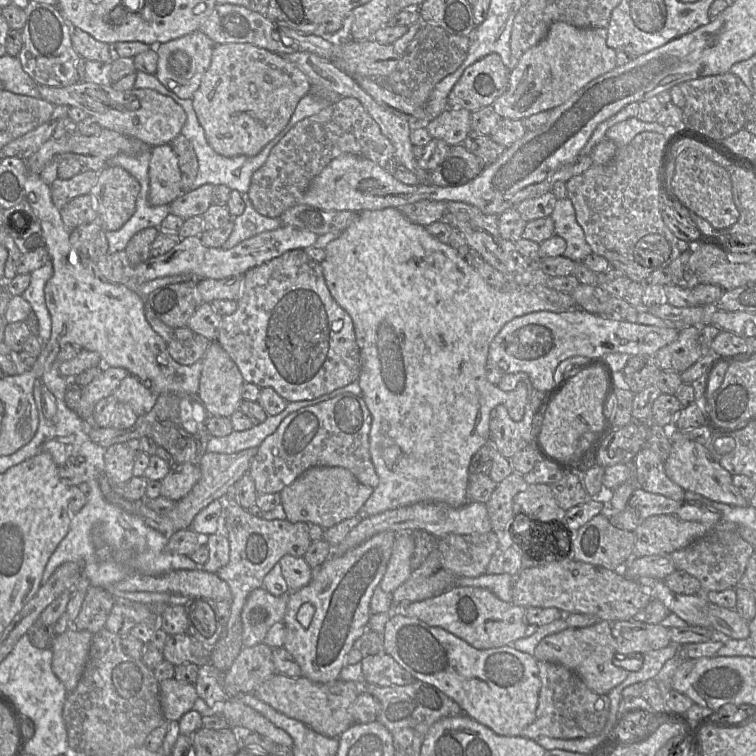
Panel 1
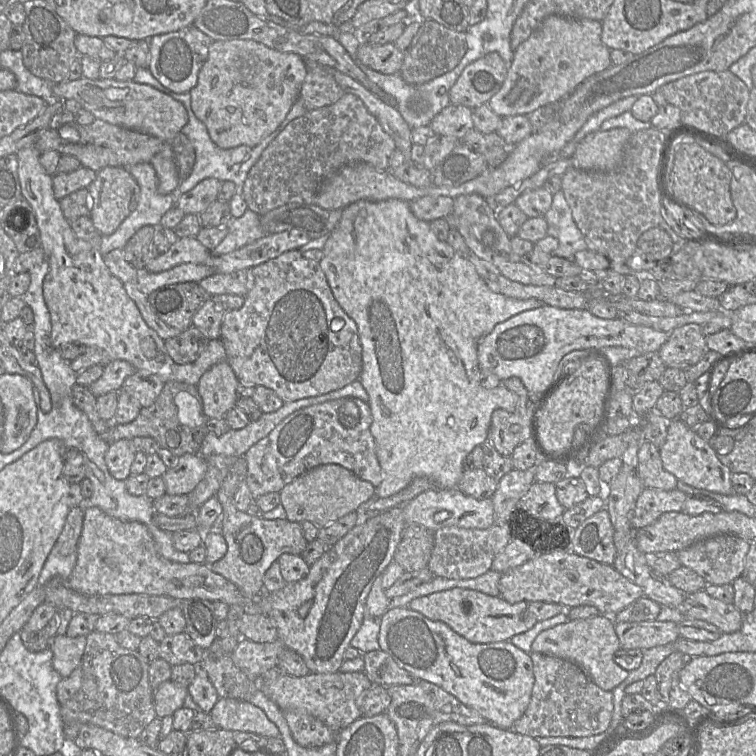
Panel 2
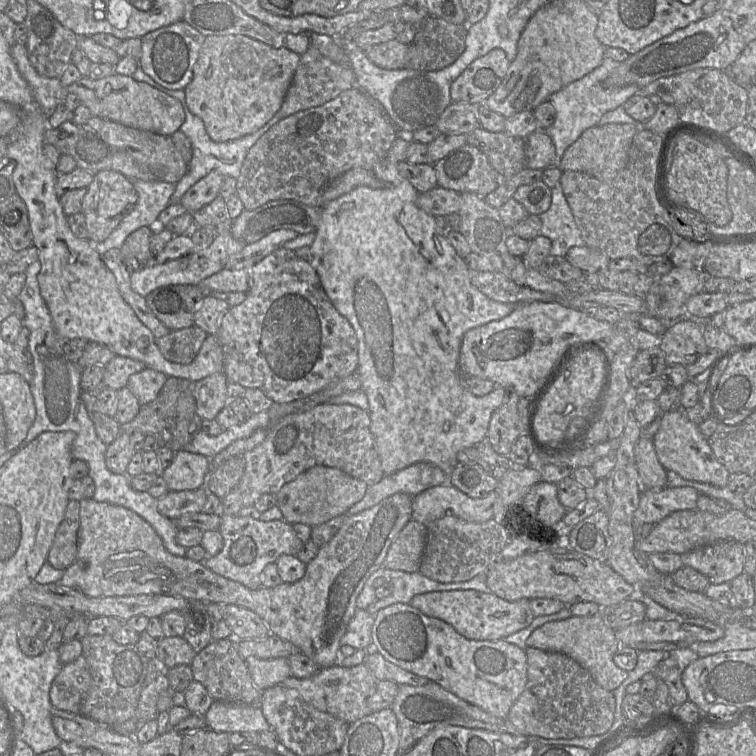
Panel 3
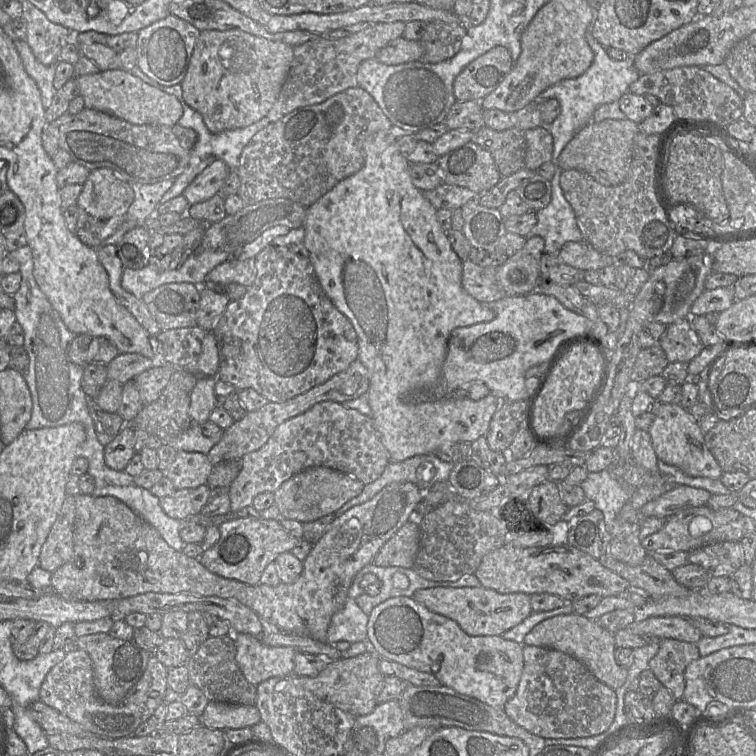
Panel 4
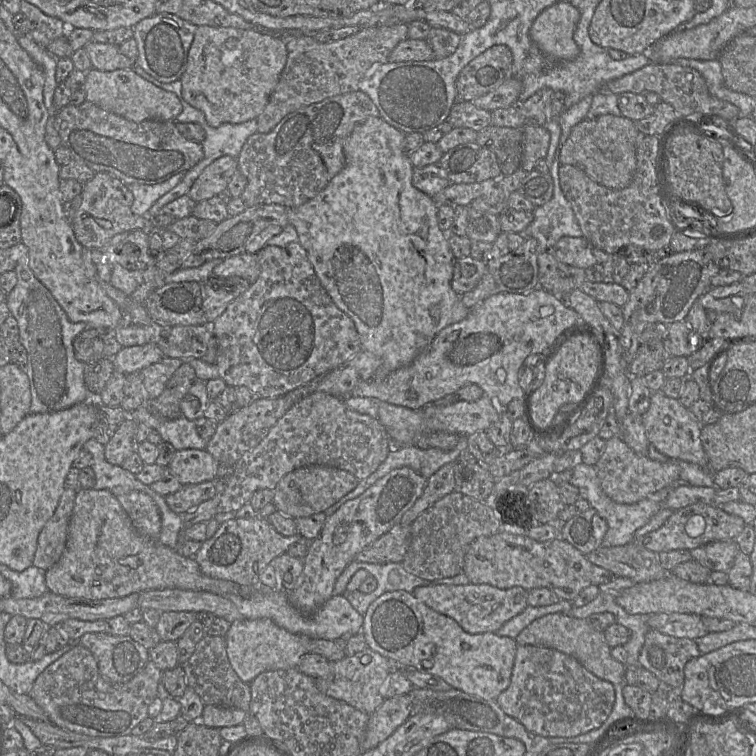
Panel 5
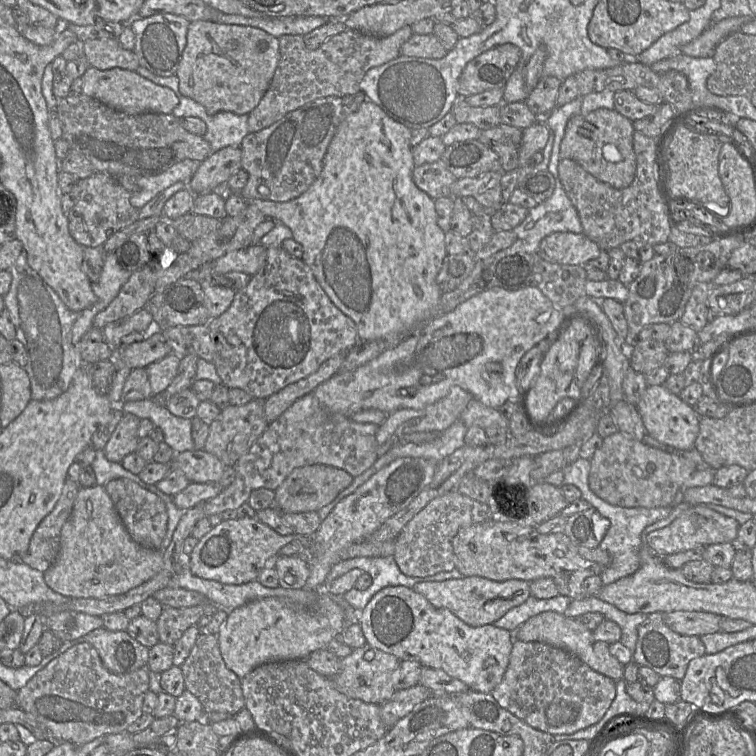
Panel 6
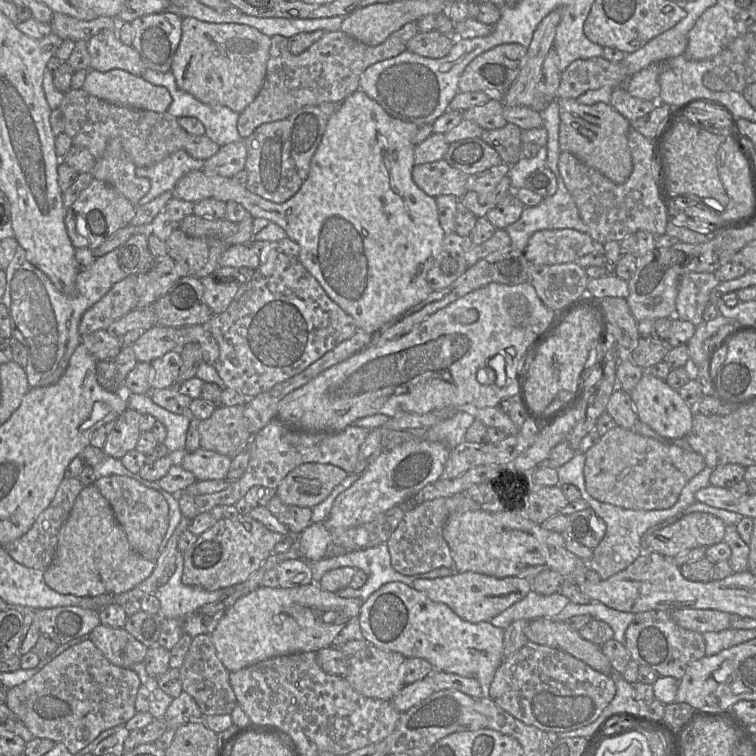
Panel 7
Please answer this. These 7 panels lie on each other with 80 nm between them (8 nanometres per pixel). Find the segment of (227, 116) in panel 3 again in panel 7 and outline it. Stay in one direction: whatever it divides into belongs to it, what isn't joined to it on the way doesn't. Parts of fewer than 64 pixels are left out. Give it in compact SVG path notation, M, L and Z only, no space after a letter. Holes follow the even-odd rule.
M194 17L182 18L182 36L171 71L179 89L210 106L225 106L241 113L259 94L266 76L271 37L258 29L238 23L209 23Z

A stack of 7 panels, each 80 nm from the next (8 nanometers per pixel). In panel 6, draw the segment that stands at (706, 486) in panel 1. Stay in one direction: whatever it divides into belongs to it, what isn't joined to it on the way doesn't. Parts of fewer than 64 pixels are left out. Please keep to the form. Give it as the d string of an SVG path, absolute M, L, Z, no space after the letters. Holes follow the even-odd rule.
M650 385L646 388L636 408L641 415L647 434L679 451L694 448L699 433L700 417L695 408L685 403L679 395L673 394L664 385Z

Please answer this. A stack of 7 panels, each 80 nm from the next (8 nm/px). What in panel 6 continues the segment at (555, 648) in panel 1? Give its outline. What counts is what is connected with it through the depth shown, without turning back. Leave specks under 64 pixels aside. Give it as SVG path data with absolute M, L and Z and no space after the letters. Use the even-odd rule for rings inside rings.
M553 611L542 612L529 618L515 631L515 639L523 642L540 642L562 649L576 655L594 671L607 676L614 681L624 678L624 666L609 652L609 645L597 640L591 630L578 619Z

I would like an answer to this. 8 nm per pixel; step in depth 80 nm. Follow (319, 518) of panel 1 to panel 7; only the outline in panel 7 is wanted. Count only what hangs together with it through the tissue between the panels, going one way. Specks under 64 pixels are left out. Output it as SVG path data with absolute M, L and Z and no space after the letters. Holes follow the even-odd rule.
M302 464L281 481L275 495L285 504L312 509L323 502L348 475L332 464Z

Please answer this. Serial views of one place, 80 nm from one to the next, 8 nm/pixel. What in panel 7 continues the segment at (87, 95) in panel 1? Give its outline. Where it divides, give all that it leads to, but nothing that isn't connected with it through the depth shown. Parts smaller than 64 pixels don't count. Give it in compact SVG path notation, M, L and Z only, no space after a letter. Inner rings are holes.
M121 69L107 72L89 70L82 89L115 105L154 112L168 111L172 102L165 87L154 85L141 76Z

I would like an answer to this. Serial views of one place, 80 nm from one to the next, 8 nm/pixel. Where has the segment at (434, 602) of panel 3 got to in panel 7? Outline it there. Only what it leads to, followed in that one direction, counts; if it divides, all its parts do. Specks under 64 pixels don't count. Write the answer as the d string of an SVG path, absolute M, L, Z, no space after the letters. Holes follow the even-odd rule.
M462 572L446 577L416 579L412 587L432 601L447 605L463 620L479 623L490 621L527 596L531 591L531 581L514 576L496 578L476 572Z

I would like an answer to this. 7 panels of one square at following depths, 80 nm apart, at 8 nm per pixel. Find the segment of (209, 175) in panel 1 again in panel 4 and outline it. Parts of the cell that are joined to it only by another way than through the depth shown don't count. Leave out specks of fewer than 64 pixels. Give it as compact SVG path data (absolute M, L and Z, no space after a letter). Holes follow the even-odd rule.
M138 66L134 67L129 72L131 72L131 74L143 80L148 85L155 87L167 94L175 96L180 101L183 107L183 115L180 118L178 124L182 127L193 129L197 133L197 136L198 136L198 140L194 148L191 150L190 160L189 160L187 168L180 176L178 176L175 179L174 185L162 197L160 204L166 203L180 195L183 195L183 192L185 191L185 189L194 181L194 179L216 160L224 161L226 165L228 166L228 168L230 169L230 171L237 171L239 164L240 164L241 154L244 148L246 147L246 145L250 142L250 140L256 133L264 129L270 123L269 119L267 117L264 117L260 119L259 121L244 128L227 130L227 131L223 131L217 134L211 133L208 130L207 126L205 125L201 114L198 113L193 108L191 108L185 102L181 84L177 84L174 86L165 86L153 80L149 76L147 76L144 72L142 72L142 70Z

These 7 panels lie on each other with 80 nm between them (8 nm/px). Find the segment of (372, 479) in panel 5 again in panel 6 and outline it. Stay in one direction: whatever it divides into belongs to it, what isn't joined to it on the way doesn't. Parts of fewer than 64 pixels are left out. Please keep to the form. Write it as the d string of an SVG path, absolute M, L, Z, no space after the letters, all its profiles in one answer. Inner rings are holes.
M455 421L450 427L437 434L436 438L429 442L396 444L387 453L364 473L354 477L353 482L341 491L337 497L322 507L317 513L323 521L334 509L335 505L346 496L352 494L359 486L364 484L372 475L390 464L392 461L403 457L423 458L434 463L441 462L445 457L465 445L464 437L468 427L461 421Z

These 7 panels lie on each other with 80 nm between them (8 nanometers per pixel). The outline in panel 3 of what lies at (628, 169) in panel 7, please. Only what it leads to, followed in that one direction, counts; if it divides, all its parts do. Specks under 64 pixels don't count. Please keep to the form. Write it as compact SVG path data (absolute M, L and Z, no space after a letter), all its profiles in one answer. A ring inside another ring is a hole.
M620 123L588 128L567 148L557 167L561 171L580 171L601 181L611 181L625 168L629 148L638 130L639 127L636 125Z

